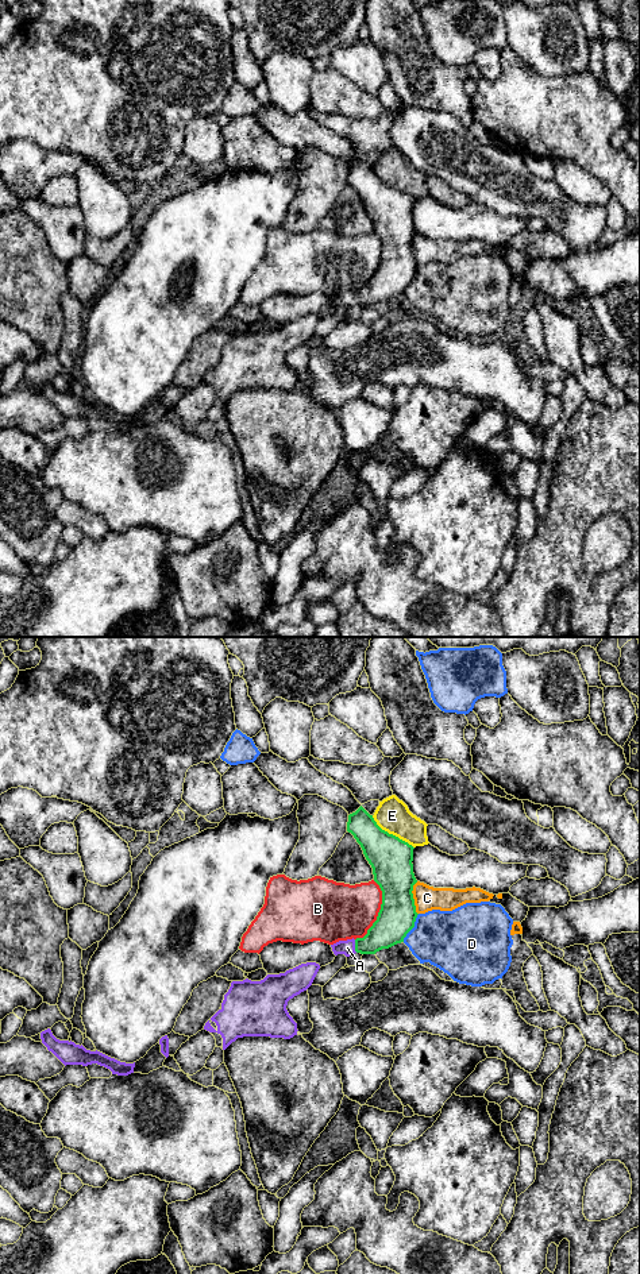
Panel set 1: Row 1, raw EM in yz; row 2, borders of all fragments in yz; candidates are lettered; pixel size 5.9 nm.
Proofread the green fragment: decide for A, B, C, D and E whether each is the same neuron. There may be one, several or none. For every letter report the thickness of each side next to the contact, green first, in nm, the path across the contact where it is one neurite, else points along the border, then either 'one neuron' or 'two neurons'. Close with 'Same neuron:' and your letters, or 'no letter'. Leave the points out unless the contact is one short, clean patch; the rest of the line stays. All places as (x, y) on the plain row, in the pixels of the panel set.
A: 200 nm thick on the green side, 90 nm on the other; runs through yz (392, 278), (370, 296), (355, 298), (347, 300); one neuron
B: 220 nm thick on the green side, 340 nm on the other; two neurons
C: 240 nm thick on the green side, 150 nm on the other; two neurons
D: 220 nm thick on the green side, 360 nm on the other; two neurons
E: 260 nm thick on the green side, 200 nm on the other; border along yz (371, 168), (382, 181), (407, 193), (413, 200); two neurons
Same neuron: A

